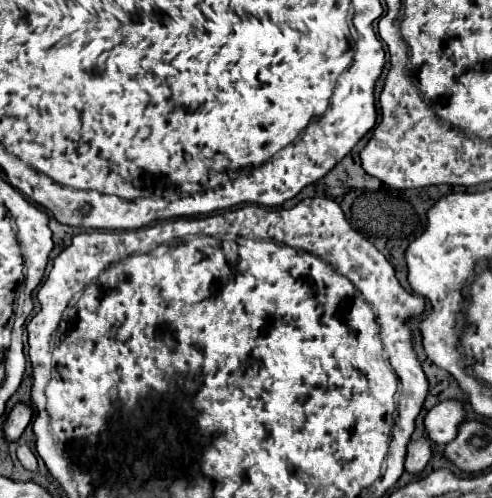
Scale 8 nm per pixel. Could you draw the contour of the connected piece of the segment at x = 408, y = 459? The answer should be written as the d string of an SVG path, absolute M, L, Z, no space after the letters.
M421 438L417 442L411 442L407 446L407 456L405 456L405 472L409 474L421 474L427 462L431 460L431 442L427 438Z

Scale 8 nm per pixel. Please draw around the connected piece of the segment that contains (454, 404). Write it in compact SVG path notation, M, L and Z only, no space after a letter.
M447 400L433 406L425 416L425 436L439 446L445 446L457 436L457 428L463 420L463 406L457 400Z

